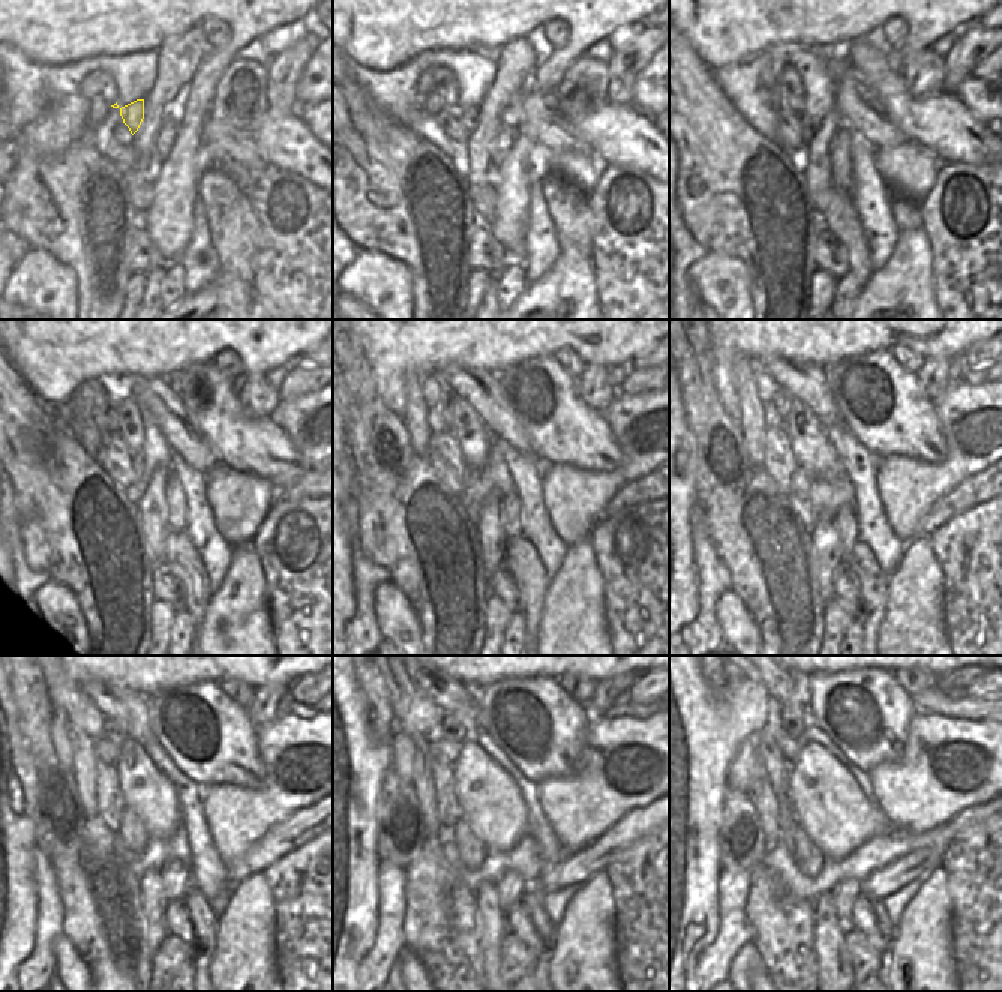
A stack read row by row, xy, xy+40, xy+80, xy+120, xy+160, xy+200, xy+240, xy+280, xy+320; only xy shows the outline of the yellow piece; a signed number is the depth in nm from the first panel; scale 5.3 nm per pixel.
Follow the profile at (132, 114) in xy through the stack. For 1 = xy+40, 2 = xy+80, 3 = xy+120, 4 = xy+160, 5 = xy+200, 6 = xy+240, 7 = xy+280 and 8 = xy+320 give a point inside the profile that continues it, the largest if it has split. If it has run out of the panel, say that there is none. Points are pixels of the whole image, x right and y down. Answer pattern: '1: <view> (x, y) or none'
1: xy+40 (468, 117)
2: xy+80 (806, 120)
3: xy+120 (137, 468)
4: xy+160 (471, 474)
5: xy+200 (803, 479)
6: xy+240 (131, 835)
7: xy+280 (471, 853)
8: xy+320 (809, 859)

